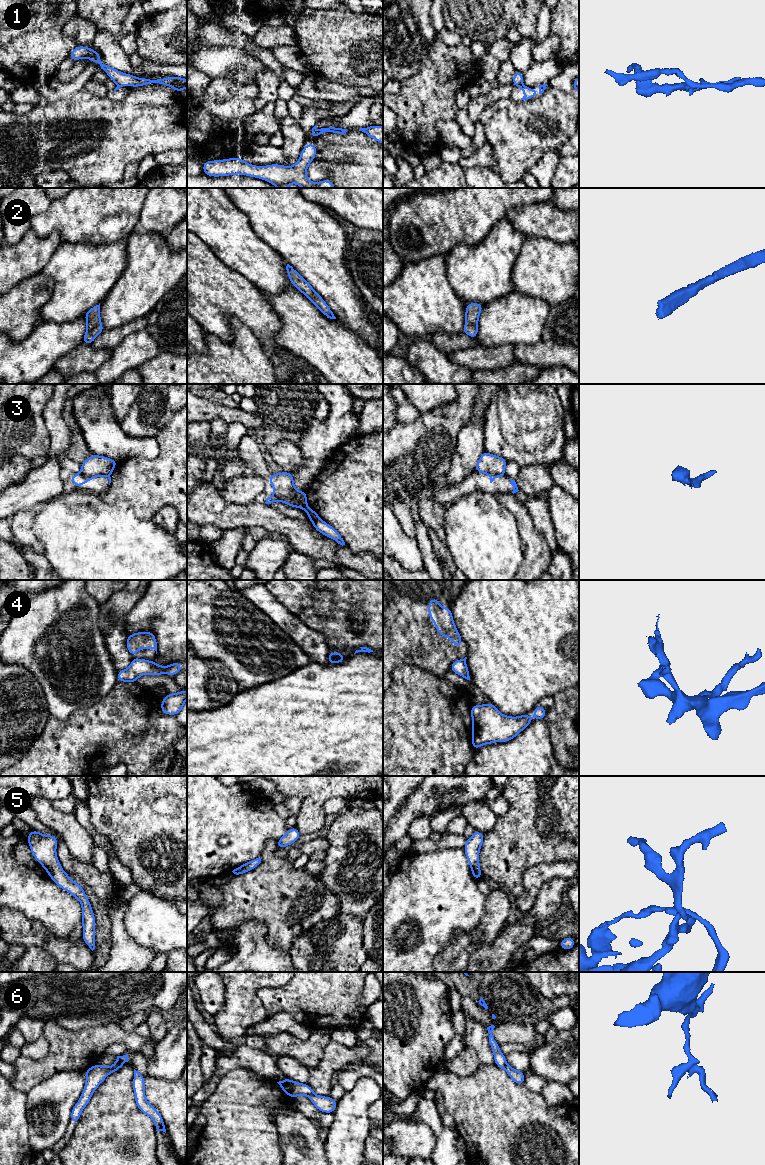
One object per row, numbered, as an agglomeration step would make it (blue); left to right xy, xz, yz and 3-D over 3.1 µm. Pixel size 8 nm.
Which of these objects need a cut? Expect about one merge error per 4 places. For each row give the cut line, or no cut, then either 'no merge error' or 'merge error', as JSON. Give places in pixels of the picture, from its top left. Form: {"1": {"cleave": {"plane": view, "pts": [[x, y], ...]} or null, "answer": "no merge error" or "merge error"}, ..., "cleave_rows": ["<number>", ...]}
{"1": {"cleave": {"plane": "xz", "pts": [[317, 129], [321, 133]]}, "answer": "merge error"}, "2": {"cleave": null, "answer": "no merge error"}, "3": {"cleave": {"plane": "xz", "pts": [[274, 492], [284, 501], [289, 501], [296, 497]]}, "answer": "merge error"}, "4": {"cleave": {"plane": "yz", "pts": [[458, 659], [462, 659], [465, 662]]}, "answer": "merge error"}, "5": {"cleave": null, "answer": "no merge error"}, "6": {"cleave": {"plane": "xy", "pts": [[127, 1057], [118, 1061], [110, 1072]]}, "answer": "merge error"}, "cleave_rows": ["1", "3", "4", "6"]}

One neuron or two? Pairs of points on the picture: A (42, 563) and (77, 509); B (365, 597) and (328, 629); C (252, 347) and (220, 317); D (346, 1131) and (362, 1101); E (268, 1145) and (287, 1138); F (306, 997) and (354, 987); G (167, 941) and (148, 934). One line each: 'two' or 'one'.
A: two
B: one
C: two
D: one
E: two
F: one
G: one

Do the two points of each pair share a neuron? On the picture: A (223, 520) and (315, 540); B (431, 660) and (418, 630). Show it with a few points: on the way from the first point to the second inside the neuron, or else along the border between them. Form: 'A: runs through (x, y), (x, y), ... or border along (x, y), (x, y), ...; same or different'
A: runs through (246, 518), (270, 518), (292, 528); same
B: runs through (431, 653), (418, 637); same

